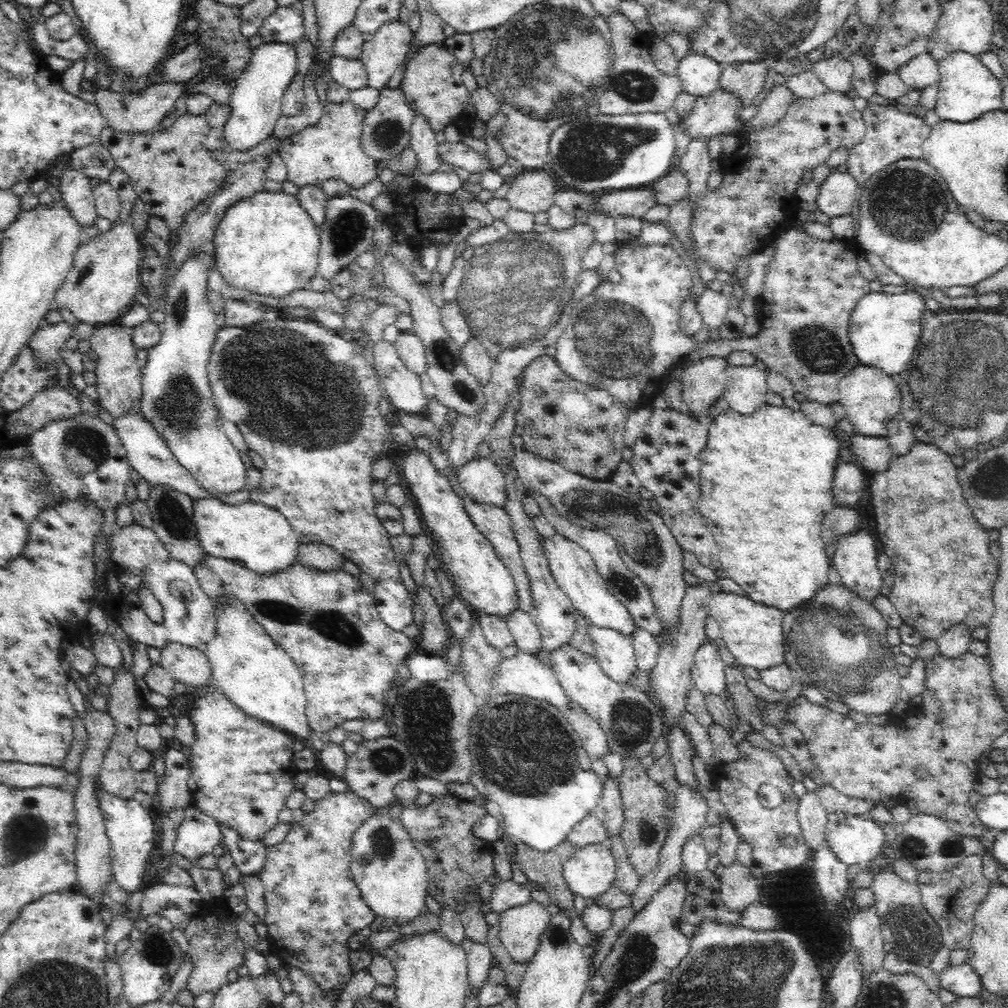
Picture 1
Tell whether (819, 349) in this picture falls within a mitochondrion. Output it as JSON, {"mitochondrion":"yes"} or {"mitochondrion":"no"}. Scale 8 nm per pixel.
{"mitochondrion":"yes"}

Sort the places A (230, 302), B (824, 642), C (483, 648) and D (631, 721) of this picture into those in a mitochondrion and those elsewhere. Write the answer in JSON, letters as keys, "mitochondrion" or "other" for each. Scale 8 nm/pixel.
{"A":"other","B":"mitochondrion","C":"other","D":"mitochondrion"}

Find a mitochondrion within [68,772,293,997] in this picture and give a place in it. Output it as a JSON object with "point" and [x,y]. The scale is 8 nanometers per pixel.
{"point":[156,948]}

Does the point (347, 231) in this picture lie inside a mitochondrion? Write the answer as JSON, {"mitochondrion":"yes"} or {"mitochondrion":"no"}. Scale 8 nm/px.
{"mitochondrion":"yes"}

